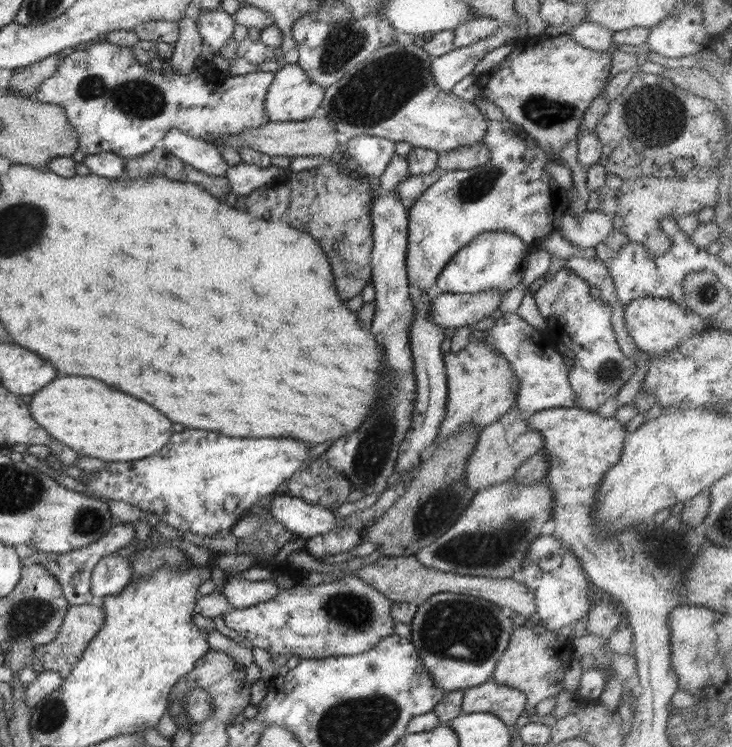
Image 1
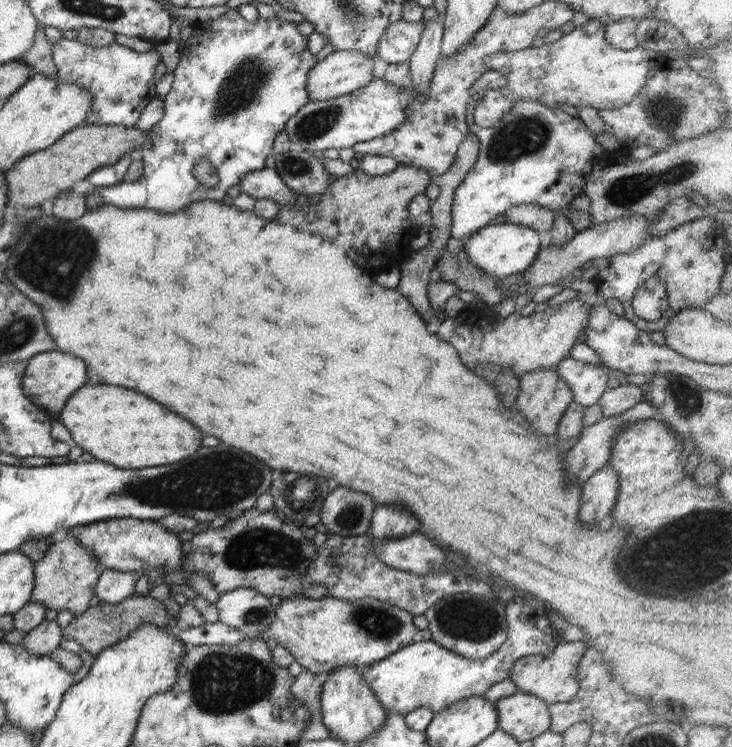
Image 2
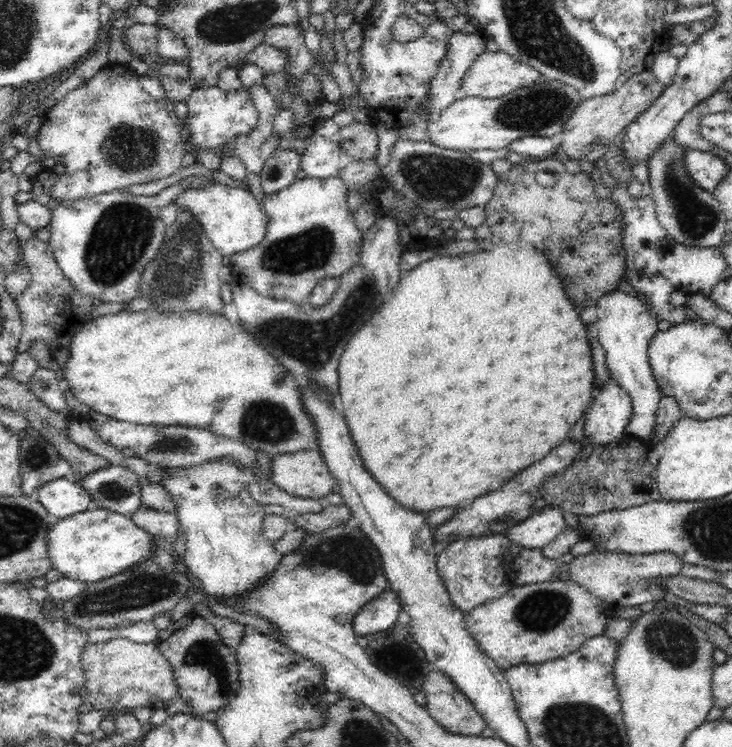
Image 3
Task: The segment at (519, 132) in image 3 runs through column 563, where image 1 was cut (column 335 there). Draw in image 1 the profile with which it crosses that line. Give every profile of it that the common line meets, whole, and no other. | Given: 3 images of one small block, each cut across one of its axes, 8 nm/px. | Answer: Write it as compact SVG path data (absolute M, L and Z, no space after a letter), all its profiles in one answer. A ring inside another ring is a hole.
M392 42L378 48L337 83L325 88L316 115L332 120L336 132L346 134L350 139L366 134L439 153L482 143L488 118L475 103L440 89L432 77L430 62L432 57L422 47L403 47Z

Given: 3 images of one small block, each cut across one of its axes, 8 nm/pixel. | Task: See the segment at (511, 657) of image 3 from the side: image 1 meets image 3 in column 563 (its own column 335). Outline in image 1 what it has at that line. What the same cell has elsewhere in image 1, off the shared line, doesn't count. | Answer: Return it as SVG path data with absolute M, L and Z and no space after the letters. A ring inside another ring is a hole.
M349 575L317 586L294 584L291 588L282 589L272 600L249 608L232 608L229 614L225 614L224 622L228 628L247 639L251 647L264 648L270 655L284 654L288 658L298 656L304 660L328 656L354 656L374 648L380 642L380 638L394 635L394 625L398 622L391 616L394 603L366 581Z

